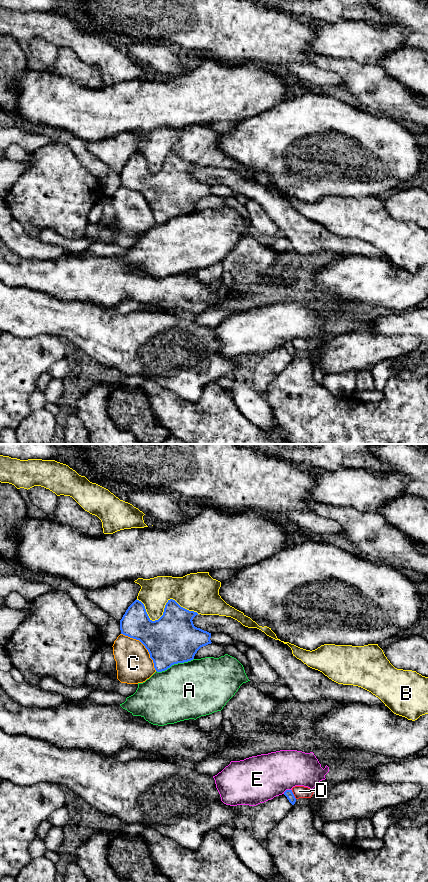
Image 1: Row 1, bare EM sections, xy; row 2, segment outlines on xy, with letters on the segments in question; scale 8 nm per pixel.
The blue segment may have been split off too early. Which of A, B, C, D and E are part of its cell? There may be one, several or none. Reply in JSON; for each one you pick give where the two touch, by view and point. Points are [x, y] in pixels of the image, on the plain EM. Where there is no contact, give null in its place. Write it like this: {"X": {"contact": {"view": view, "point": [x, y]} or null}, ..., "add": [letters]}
{"add": []}

